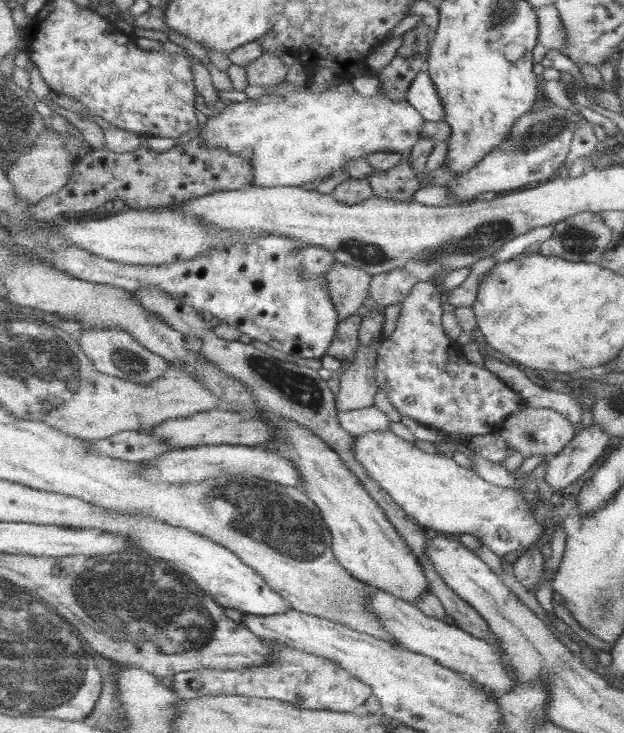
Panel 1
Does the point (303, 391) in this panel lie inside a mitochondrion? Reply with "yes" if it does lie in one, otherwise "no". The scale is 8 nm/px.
yes

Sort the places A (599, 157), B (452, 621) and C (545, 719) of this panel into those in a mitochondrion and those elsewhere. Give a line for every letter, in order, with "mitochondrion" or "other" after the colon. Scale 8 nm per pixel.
A: other
B: other
C: other

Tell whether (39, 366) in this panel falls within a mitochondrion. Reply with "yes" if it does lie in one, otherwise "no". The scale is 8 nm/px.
yes

